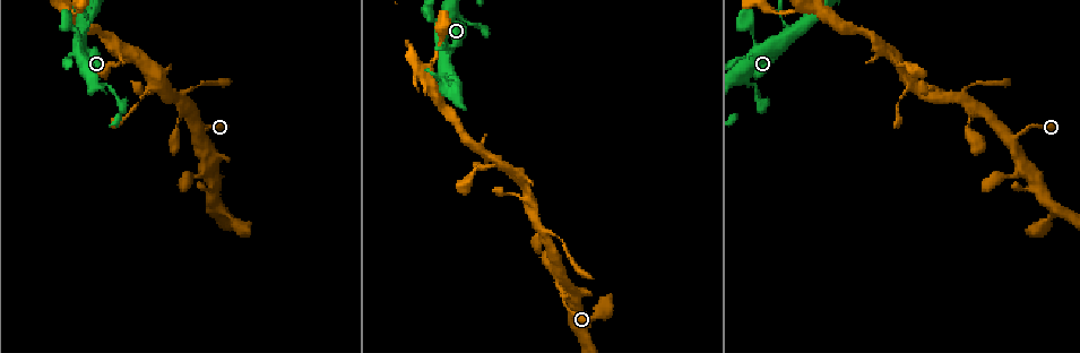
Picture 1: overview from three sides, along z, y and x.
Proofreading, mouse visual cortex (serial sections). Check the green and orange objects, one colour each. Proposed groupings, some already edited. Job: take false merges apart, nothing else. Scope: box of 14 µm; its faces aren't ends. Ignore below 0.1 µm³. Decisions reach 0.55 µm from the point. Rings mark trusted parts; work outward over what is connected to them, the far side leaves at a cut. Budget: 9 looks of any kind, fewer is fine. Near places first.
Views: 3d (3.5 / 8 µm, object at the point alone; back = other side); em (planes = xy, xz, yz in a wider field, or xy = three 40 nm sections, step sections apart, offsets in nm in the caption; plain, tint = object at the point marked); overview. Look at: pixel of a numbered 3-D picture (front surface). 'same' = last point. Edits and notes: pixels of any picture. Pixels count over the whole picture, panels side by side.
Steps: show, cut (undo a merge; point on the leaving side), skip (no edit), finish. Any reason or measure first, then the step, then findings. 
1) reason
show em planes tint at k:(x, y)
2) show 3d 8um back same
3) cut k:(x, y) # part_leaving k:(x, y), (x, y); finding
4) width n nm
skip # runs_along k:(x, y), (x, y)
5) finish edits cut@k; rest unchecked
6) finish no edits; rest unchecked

show 3d 3.5um at 1:(753, 40)

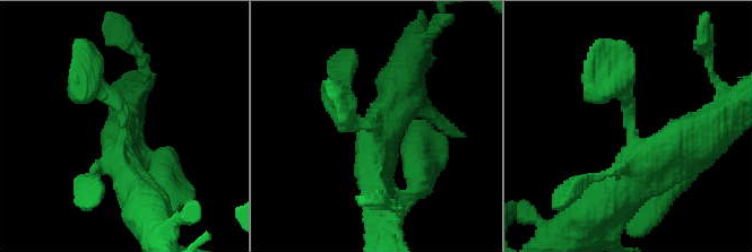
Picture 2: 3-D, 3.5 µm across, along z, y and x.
arm_widths 300, 300 nm
show em planes tint at 2:(375, 130)

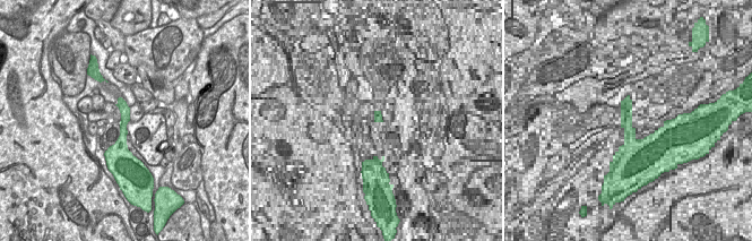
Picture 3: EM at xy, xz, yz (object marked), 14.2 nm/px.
skip # runs_along 2:(144, 184), (120, 164), (123, 111), (88, 74); all the same cell

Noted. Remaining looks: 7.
thick turns thin
show 3d 3.5um at 1:(187, 106)

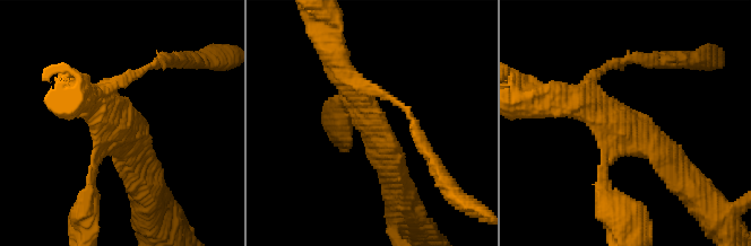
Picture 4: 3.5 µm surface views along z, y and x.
arms 4; arm_widths 100, 200, 300, 300 nm; shape alone is not enough
show em xy step 2 tint at 4:(368, 118)

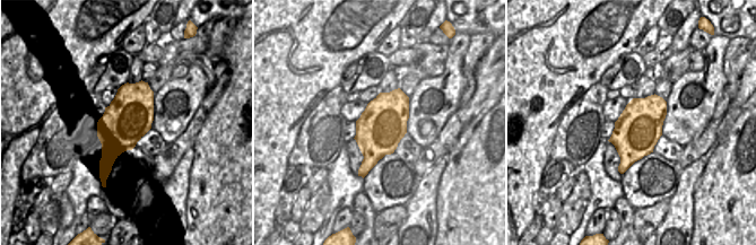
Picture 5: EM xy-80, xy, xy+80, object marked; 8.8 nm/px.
skip # runs_along 4:(674, 163), (645, 132), (564, 97); all the same cell

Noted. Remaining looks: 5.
thick turns thin
show 3d 3.5um back at 1:(109, 63)

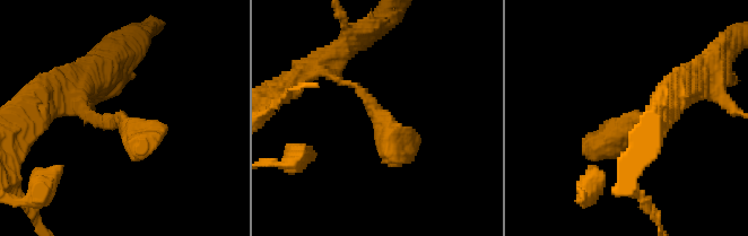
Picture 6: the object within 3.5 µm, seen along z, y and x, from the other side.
now the EM
show em xy step 3 tint at 6:(373, 108)

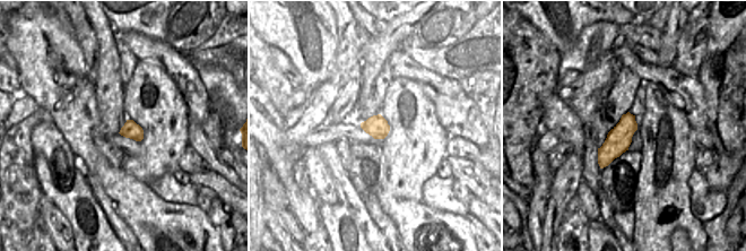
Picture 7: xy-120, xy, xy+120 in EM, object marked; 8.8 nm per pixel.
show em xy step 1 tint same

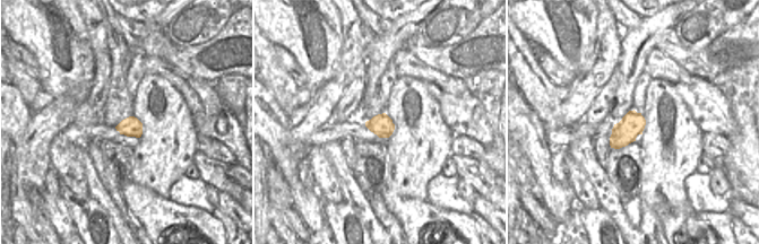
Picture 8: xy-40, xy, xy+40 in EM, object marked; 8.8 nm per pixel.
skip # one cell here

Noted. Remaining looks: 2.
finish no edits; rest unchecked

